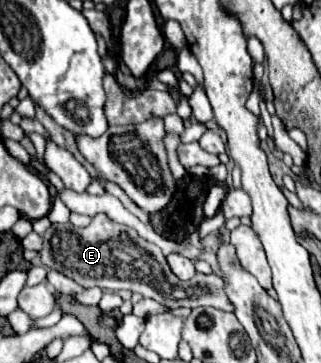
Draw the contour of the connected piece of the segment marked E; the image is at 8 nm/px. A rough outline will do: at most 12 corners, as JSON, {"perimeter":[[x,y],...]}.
{"perimeter":[[95,214],[51,224],[43,266],[83,288],[231,310],[219,274],[181,282],[155,244]]}

